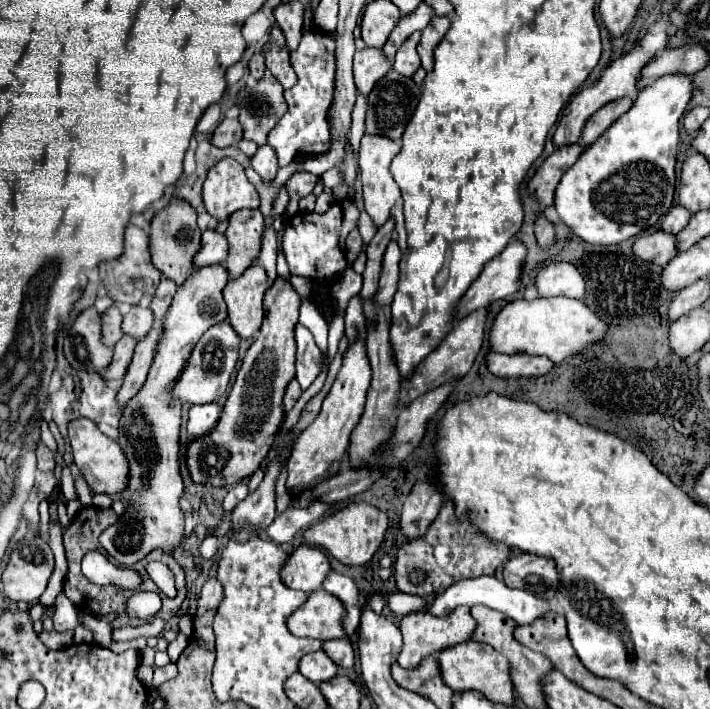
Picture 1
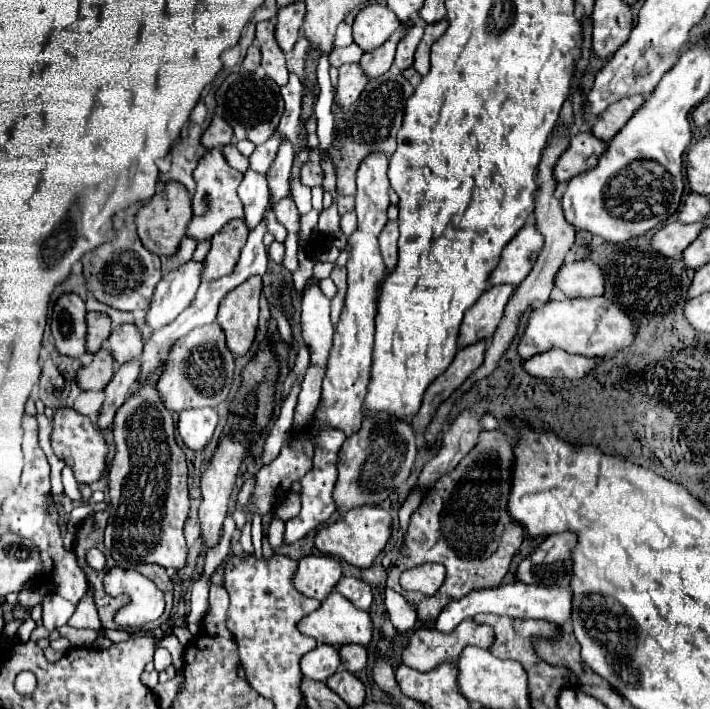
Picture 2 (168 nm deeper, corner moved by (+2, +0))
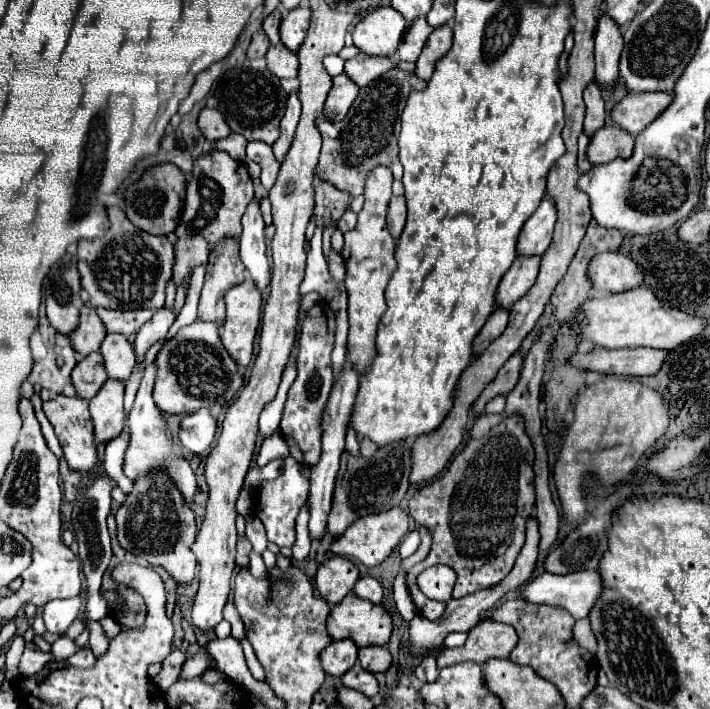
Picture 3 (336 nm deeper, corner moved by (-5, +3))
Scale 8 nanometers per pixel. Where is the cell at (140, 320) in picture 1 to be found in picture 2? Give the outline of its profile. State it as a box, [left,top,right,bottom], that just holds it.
[108,322,144,364]

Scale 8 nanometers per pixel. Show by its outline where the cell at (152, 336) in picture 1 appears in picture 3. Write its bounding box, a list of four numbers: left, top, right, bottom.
[89,379,127,443]

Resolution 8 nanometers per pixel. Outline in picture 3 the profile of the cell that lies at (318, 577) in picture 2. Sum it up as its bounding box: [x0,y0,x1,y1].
[315,557,359,607]

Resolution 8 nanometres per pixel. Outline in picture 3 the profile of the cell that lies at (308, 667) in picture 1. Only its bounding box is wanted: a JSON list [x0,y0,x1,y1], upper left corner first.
[321,639,359,677]

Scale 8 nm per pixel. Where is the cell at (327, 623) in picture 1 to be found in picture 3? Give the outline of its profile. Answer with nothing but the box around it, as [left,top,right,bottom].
[329,593,391,647]

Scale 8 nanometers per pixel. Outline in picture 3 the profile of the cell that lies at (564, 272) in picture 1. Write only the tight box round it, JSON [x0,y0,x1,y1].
[589,253,645,295]

